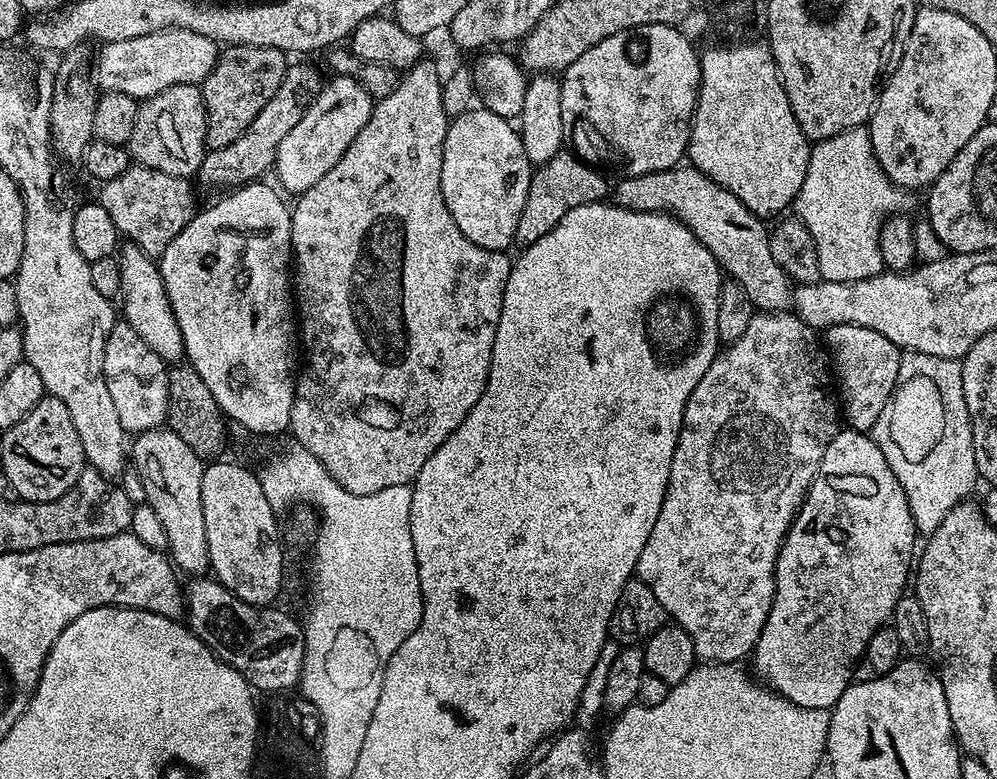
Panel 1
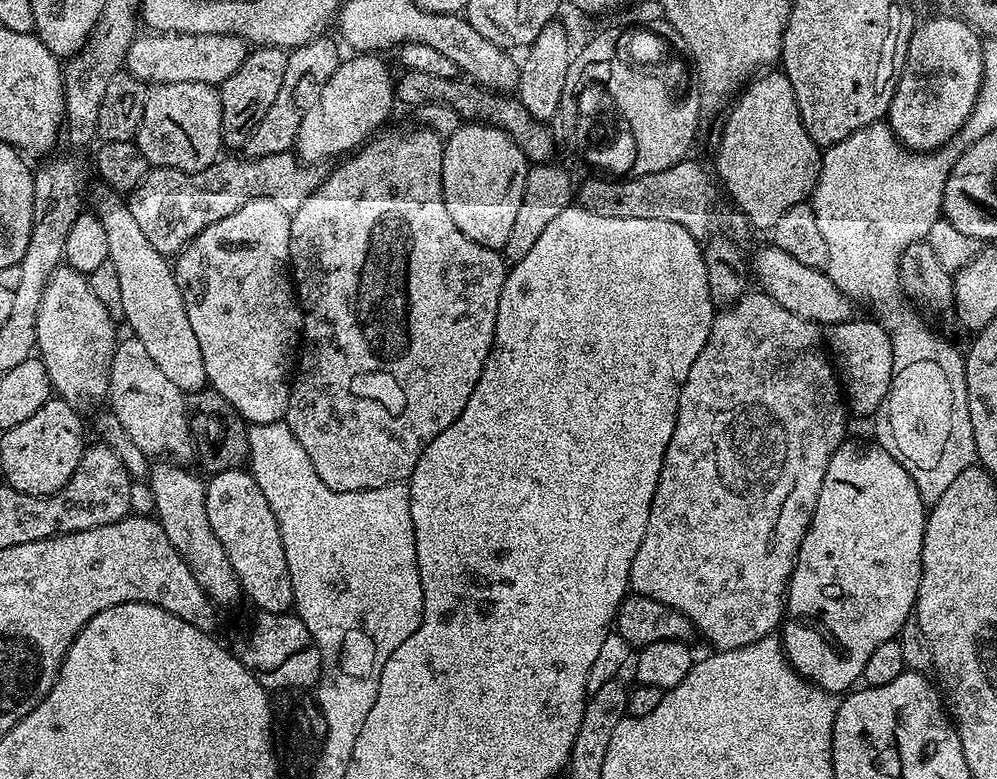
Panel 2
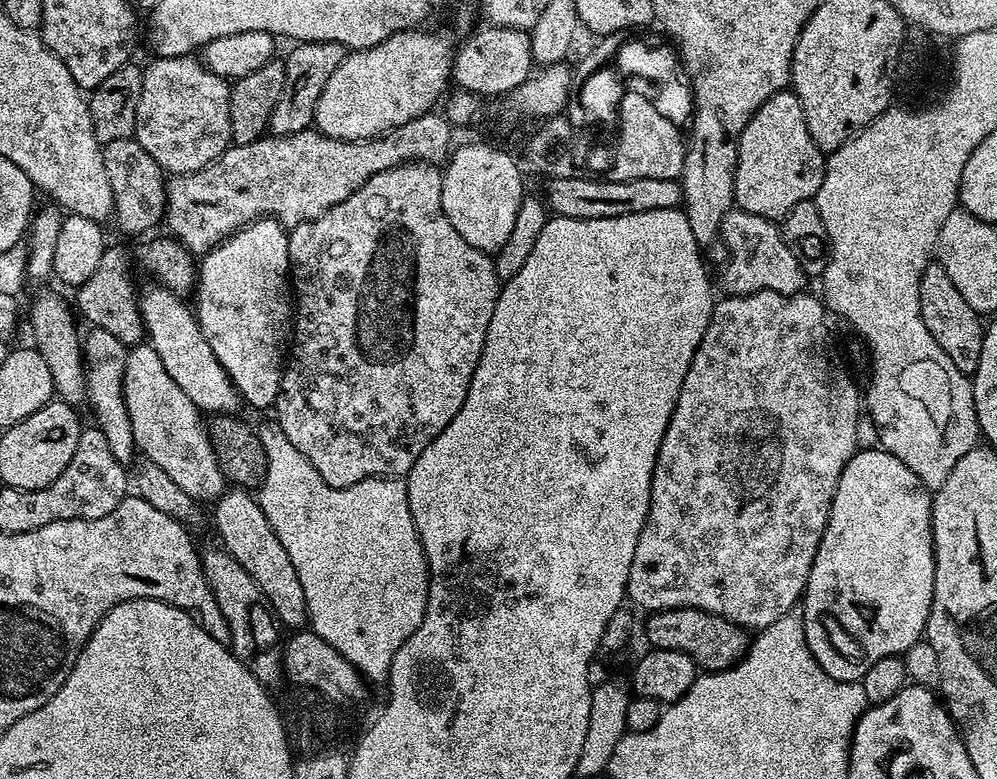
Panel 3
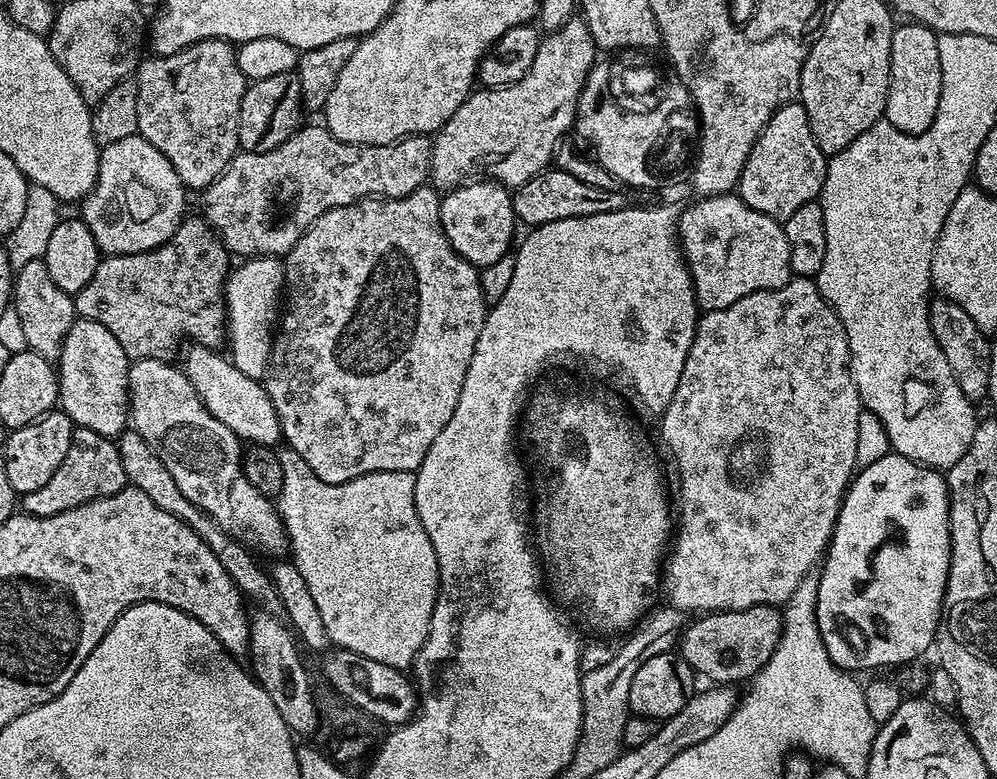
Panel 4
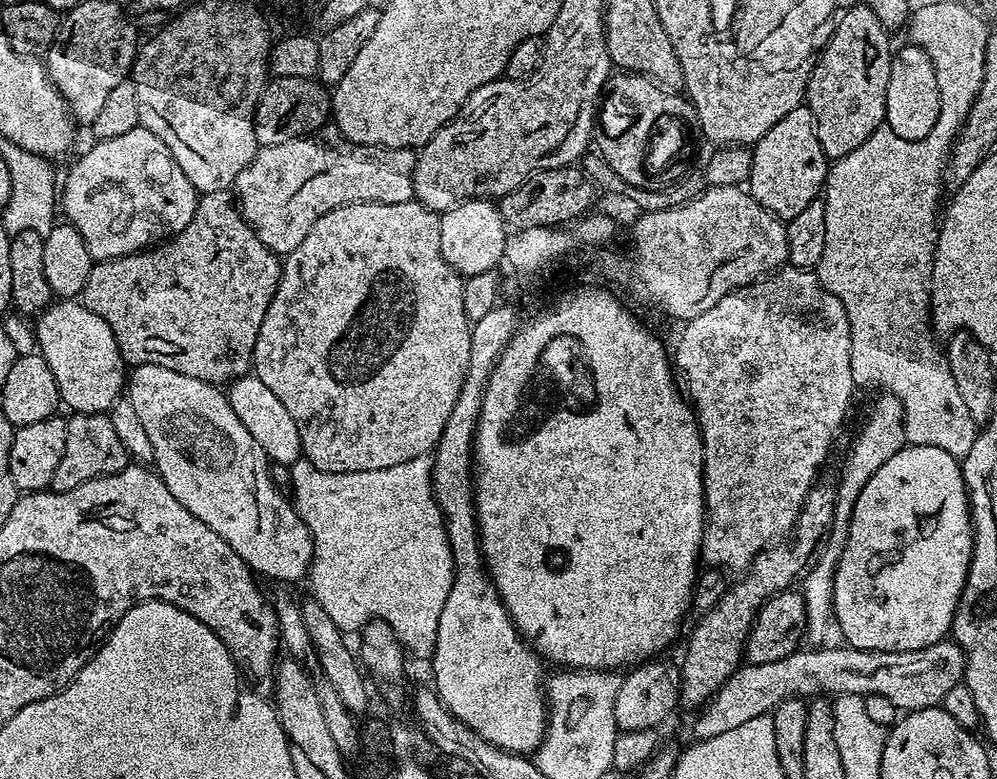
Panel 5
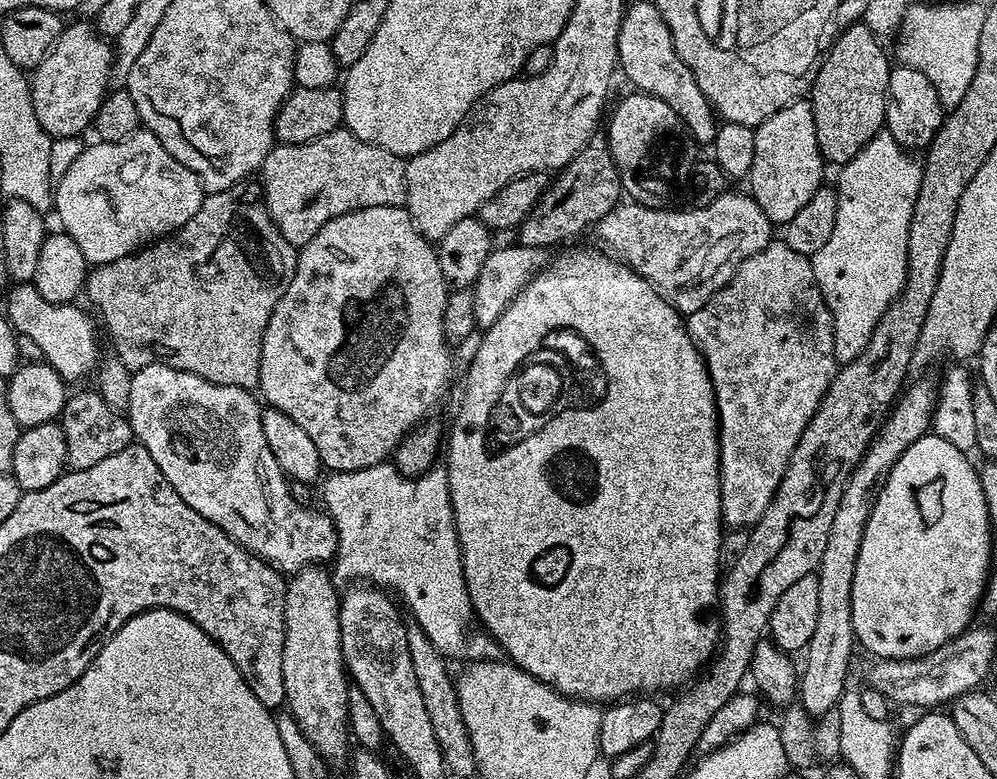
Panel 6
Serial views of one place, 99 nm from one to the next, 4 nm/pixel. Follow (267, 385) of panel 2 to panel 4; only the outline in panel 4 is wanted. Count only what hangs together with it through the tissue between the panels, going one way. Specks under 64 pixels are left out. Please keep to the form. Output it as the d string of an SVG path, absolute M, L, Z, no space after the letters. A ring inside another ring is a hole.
M255 255L245 259L229 271L228 281L224 283L226 348L229 348L232 364L255 380L260 380L268 370L272 341L282 312L283 292L284 262L275 256Z

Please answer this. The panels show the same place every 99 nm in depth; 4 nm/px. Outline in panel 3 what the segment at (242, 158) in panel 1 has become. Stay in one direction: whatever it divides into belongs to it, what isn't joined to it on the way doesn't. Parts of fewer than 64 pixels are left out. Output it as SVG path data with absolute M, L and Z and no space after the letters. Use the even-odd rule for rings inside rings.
M300 42L289 56L283 57L286 70L286 82L278 102L268 119L267 131L274 136L289 136L309 131L316 119L318 98L322 98L322 90L326 90L326 82L330 82L330 74L338 70L343 62L346 50L338 42Z

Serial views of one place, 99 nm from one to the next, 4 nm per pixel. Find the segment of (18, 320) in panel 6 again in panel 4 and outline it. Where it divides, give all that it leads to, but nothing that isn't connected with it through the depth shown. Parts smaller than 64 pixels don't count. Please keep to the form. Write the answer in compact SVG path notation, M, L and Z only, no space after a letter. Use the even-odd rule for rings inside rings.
M78 318L63 340L56 364L61 411L79 428L94 430L112 439L120 436L130 422L128 384L131 365L118 338L106 326L92 319Z

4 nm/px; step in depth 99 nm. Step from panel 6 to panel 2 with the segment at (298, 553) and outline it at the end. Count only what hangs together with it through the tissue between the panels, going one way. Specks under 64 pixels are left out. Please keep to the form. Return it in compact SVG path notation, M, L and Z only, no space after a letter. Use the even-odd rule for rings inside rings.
M135 338L121 339L112 355L108 375L107 399L112 400L110 410L122 422L122 430L130 434L132 447L137 453L145 452L152 458L184 458L192 456L194 449L188 428L188 410L185 393L181 392L152 359L150 353Z

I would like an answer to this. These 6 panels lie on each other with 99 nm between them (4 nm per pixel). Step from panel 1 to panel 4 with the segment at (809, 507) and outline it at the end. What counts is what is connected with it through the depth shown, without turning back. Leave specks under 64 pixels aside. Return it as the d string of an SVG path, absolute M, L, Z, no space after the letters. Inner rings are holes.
M889 454L878 458L878 462L870 462L870 466L859 469L854 479L849 483L840 504L840 513L832 531L832 538L828 541L827 549L822 557L822 567L818 572L820 585L818 586L818 630L822 634L822 642L826 646L826 654L830 654L833 664L845 670L856 668L884 668L887 664L911 665L916 662L924 651L933 647L936 631L940 625L940 611L944 605L944 595L950 574L950 554L952 553L952 535L948 525L948 481L935 468L925 468L923 464L916 464L910 458Z

